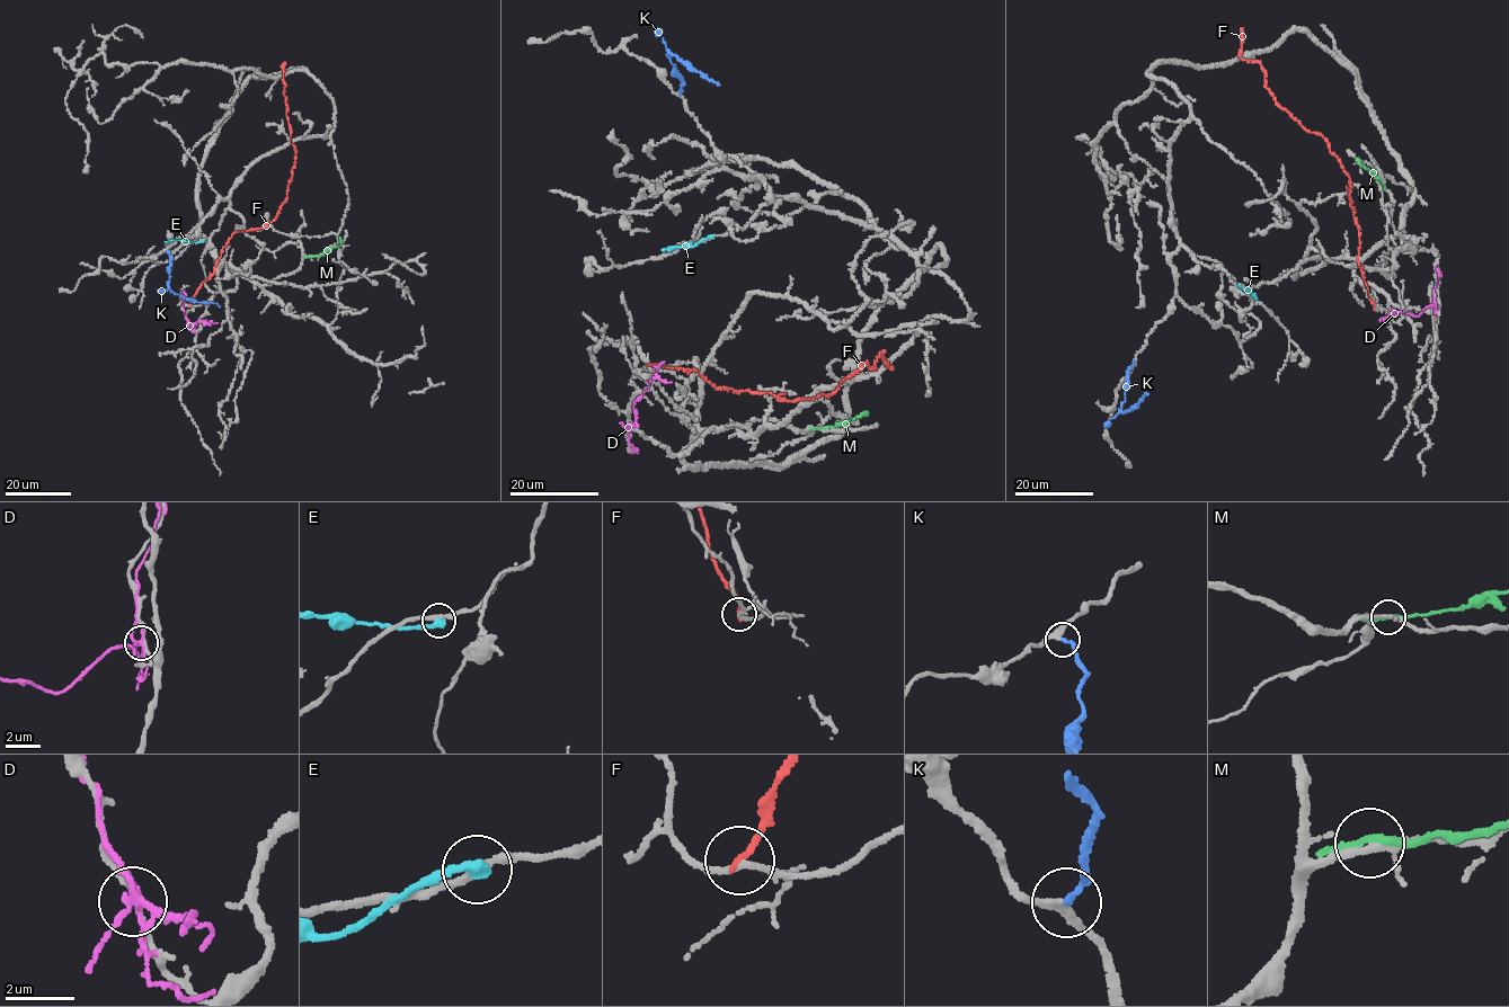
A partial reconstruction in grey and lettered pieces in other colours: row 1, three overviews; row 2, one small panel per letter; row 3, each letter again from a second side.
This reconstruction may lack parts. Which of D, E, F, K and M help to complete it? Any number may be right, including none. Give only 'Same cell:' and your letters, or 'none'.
Same cell: K

